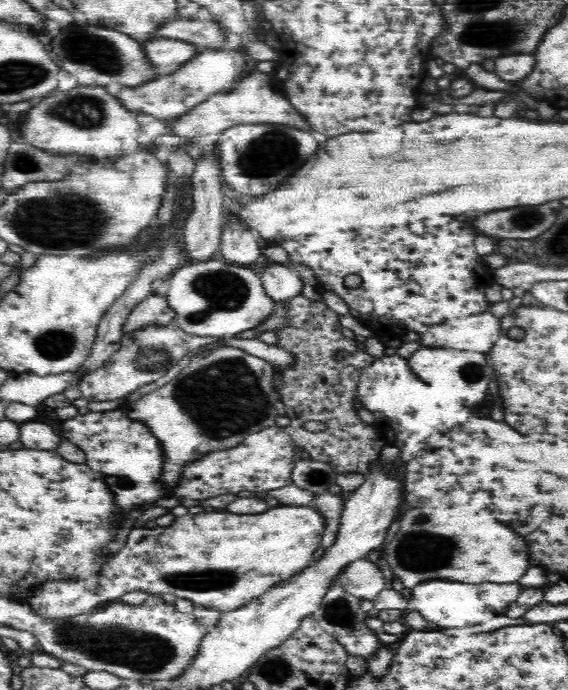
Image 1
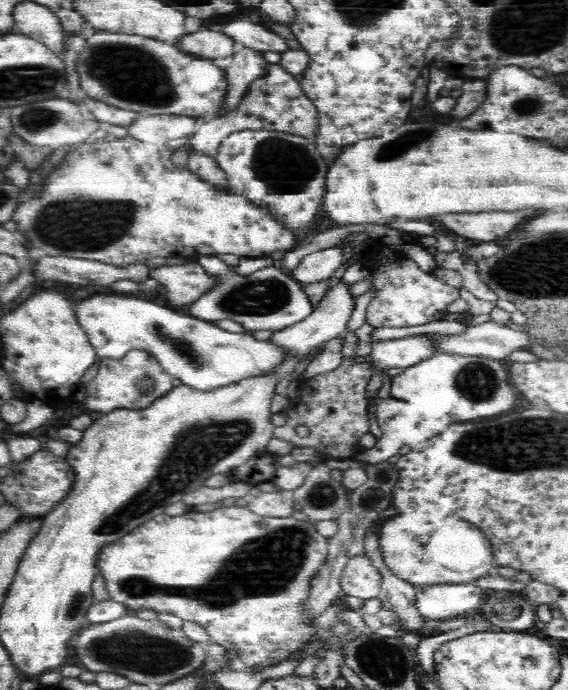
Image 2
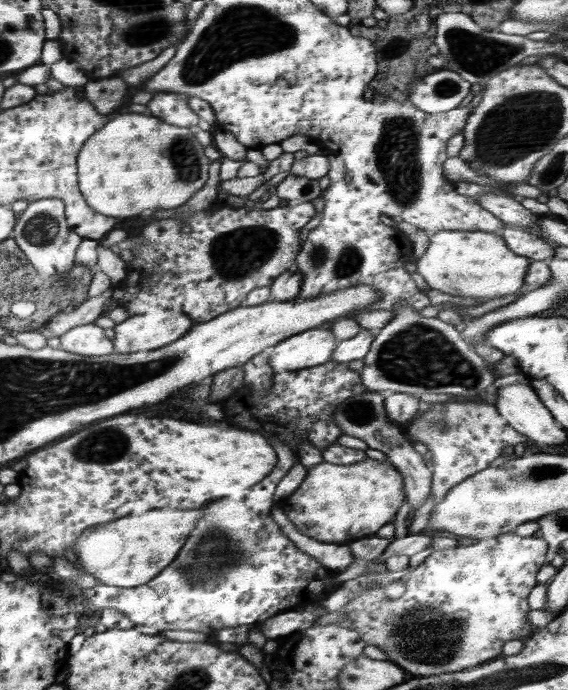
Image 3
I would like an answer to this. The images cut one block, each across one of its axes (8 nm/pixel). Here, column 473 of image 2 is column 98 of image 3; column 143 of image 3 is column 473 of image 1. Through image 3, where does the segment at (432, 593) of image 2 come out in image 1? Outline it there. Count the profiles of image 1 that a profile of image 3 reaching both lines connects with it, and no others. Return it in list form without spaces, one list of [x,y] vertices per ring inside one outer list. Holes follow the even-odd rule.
[[[444,579],[421,582],[411,589],[408,610],[418,611],[426,620],[432,620],[444,628],[464,628],[472,624],[482,624],[486,618],[504,616],[508,606],[516,602],[516,598],[519,598],[525,590],[524,586],[520,586],[517,582],[503,585],[495,582],[468,584]]]

